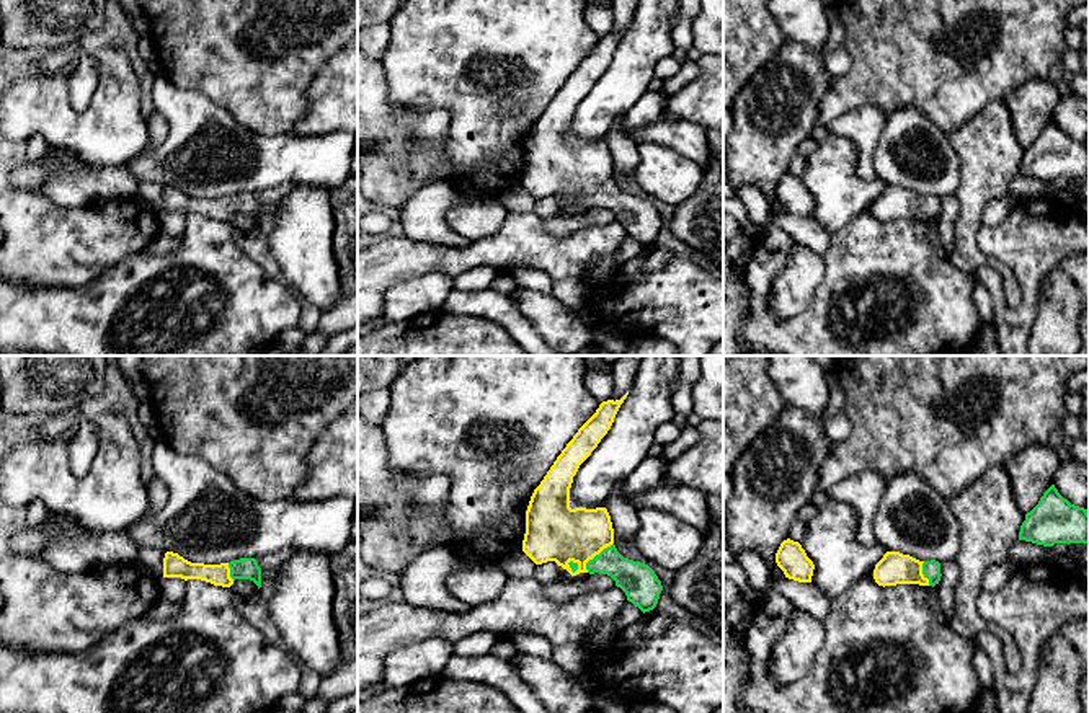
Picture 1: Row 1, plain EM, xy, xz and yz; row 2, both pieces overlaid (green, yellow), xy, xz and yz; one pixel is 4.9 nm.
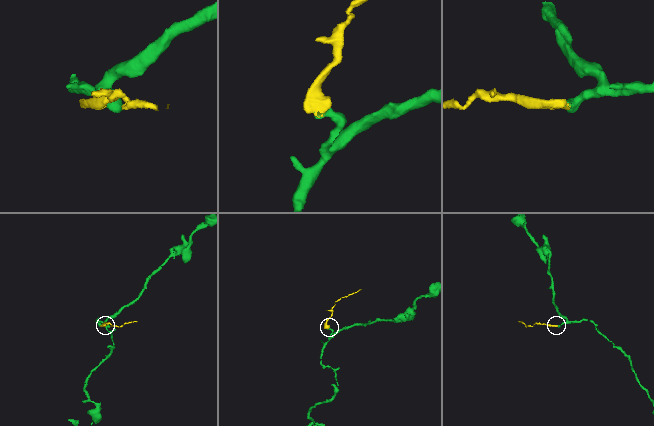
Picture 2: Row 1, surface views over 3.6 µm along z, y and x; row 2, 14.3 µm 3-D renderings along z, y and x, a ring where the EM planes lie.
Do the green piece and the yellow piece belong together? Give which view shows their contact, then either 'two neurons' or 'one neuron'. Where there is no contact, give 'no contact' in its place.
xz | one neuron

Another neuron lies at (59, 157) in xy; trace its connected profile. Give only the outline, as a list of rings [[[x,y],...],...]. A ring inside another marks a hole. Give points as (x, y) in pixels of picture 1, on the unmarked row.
[[[49,147],[49,155],[51,155],[51,163],[54,166],[60,166],[60,165],[90,166],[90,165],[80,162],[72,152],[64,150],[64,148]]]

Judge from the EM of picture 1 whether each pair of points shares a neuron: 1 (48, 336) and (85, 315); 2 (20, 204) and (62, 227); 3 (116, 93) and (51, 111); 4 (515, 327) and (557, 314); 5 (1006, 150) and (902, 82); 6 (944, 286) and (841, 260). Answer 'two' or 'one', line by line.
1: one
2: one
3: one
4: two
5: two
6: one

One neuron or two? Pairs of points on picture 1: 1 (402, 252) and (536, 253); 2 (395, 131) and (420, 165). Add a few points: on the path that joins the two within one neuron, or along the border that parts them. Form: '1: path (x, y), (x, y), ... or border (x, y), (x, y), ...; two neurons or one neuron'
1: path (435, 256), (503, 253); one neuron
2: path (404, 139), (420, 157); one neuron

